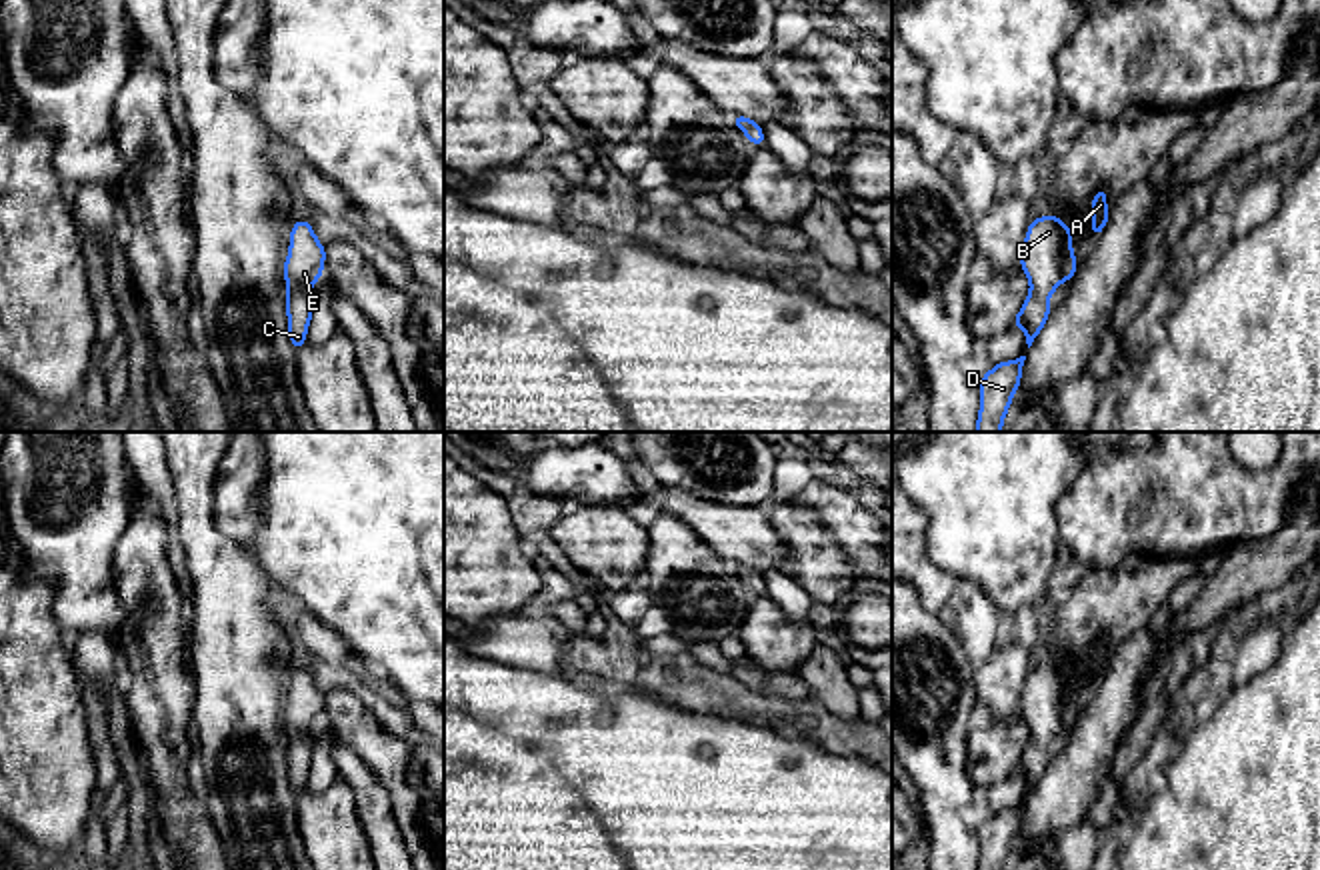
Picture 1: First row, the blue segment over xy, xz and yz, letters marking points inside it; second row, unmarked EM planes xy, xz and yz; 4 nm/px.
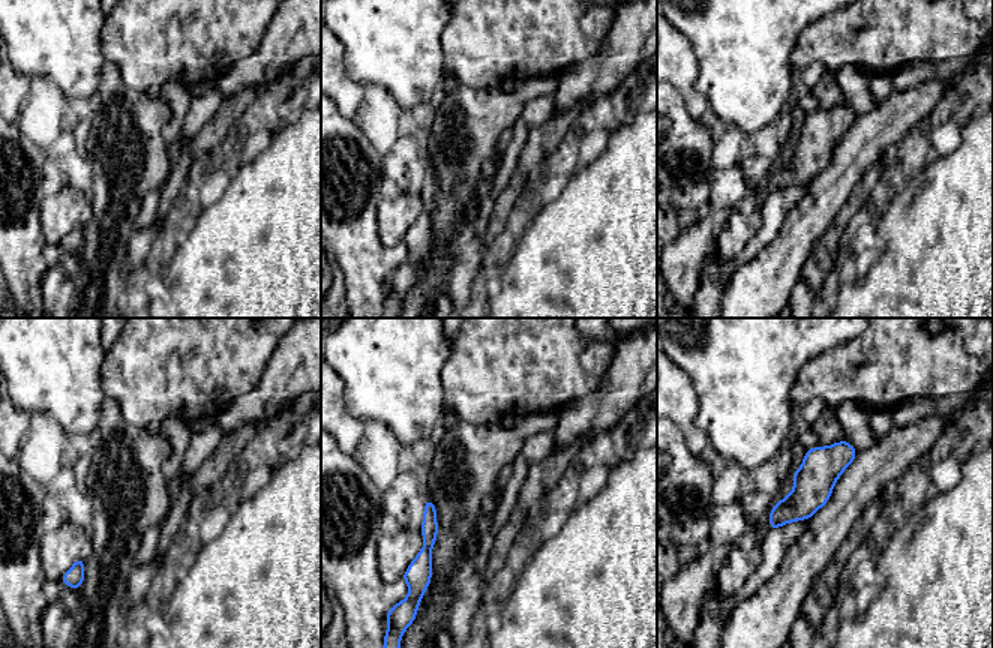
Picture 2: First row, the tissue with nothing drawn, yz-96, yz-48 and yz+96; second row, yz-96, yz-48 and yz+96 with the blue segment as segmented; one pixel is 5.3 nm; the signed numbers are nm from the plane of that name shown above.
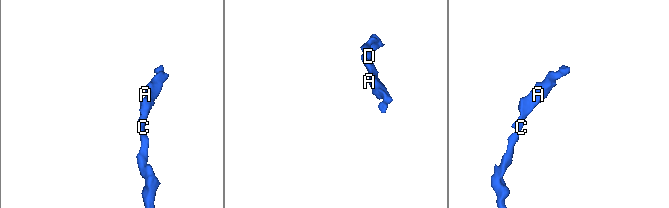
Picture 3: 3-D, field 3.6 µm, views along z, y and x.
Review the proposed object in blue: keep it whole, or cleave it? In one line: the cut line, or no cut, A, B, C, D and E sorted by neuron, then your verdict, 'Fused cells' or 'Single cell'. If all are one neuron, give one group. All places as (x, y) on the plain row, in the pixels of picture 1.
No split. Groups: A B C D E. Single cell

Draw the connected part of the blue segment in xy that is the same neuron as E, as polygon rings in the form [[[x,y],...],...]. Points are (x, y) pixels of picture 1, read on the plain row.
[[[308,668],[292,672],[288,706],[284,710],[286,726],[286,762],[288,782],[298,800],[306,790],[306,780],[314,760],[312,734],[324,720],[326,696],[318,690]]]

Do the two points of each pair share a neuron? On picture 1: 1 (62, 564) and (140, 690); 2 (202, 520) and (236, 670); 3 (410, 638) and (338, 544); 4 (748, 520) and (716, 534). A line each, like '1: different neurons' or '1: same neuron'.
1: different neurons
2: same neuron
3: same neuron
4: same neuron

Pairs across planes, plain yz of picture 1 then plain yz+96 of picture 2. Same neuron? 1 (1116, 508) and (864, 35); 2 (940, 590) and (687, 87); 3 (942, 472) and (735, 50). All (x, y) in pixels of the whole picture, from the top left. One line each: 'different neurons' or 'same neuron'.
1: same neuron
2: same neuron
3: same neuron

